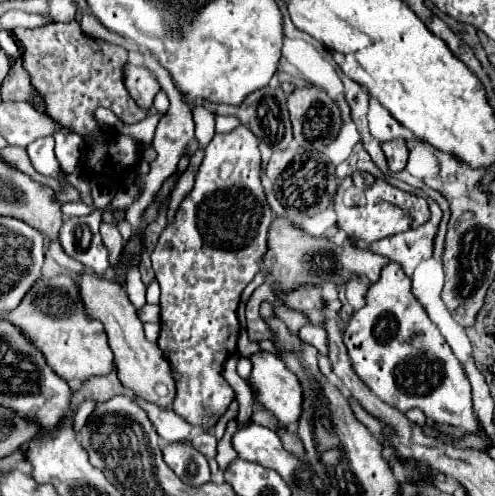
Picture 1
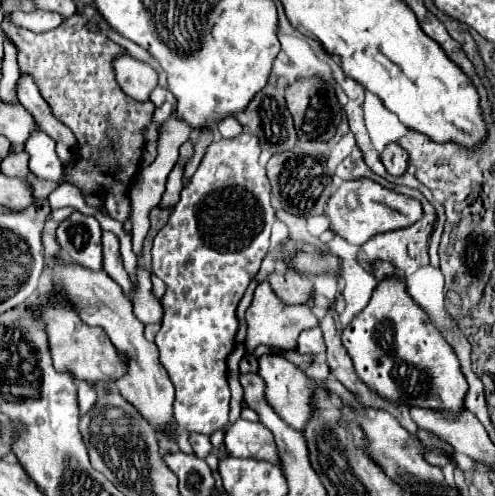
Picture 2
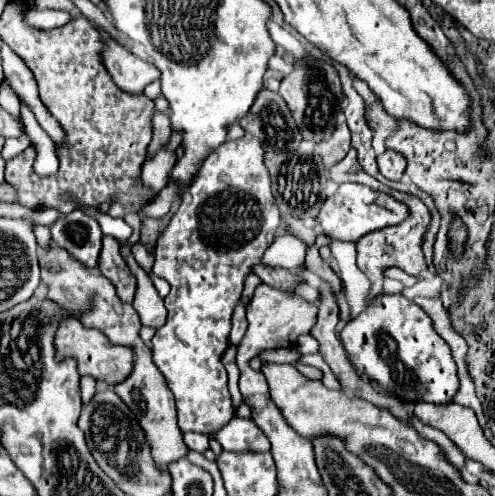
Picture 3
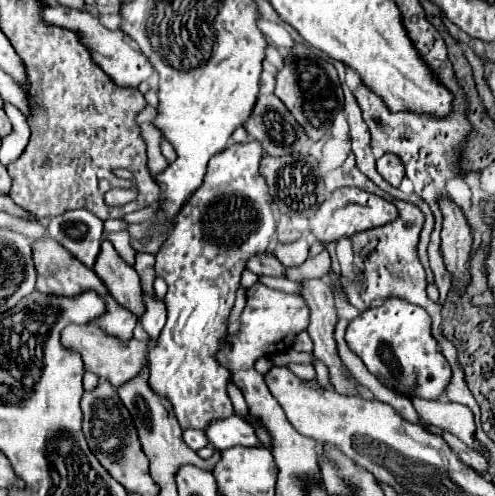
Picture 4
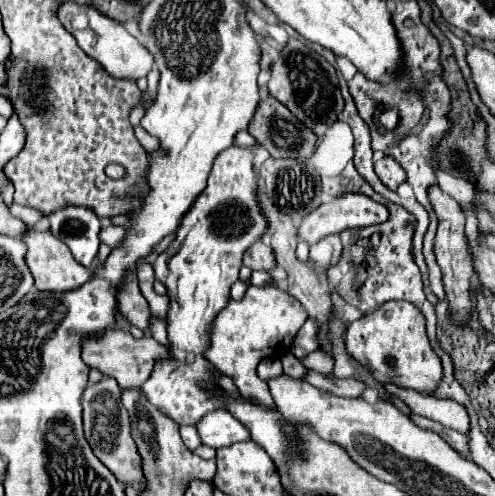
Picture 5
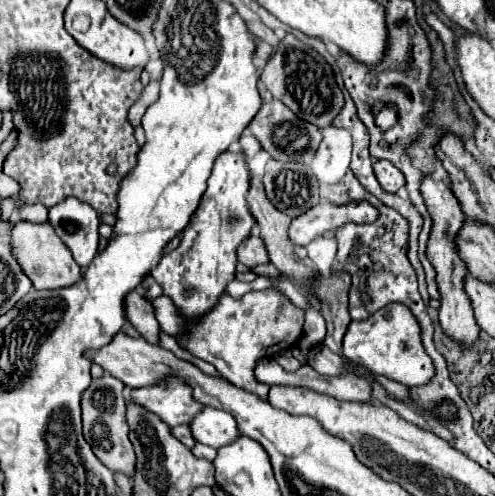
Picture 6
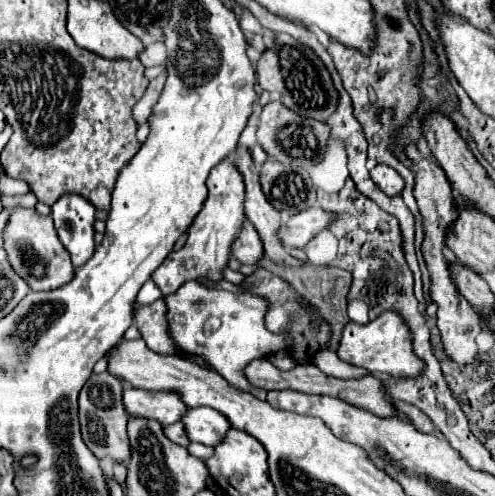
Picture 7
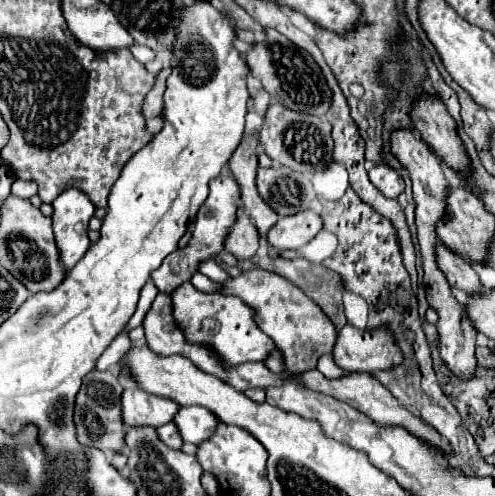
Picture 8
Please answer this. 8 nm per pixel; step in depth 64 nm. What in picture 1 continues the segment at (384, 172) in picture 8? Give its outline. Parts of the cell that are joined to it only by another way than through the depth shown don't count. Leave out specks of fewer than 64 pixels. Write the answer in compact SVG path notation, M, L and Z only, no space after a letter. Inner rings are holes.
M402 138L384 142L384 144L382 144L382 150L384 150L384 154L386 154L386 160L388 160L390 170L394 170L394 172L404 170L406 160L408 160L408 148L406 148L406 142L404 142Z

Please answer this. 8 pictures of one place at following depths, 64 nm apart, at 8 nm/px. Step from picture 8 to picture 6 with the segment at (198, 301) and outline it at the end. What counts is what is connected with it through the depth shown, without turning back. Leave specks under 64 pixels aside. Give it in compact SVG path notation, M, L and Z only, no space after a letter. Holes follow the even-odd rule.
M274 288L248 292L242 298L234 300L224 294L224 300L192 328L194 336L184 336L184 344L196 358L202 358L216 366L216 370L232 382L236 388L258 394L262 400L268 398L268 384L262 384L254 376L254 368L262 356L268 356L270 350L290 348L302 334L304 310L294 306L290 298ZM160 296L160 298L152 298L150 304L156 310L156 320L160 322L160 328L164 332L168 332L170 336L178 338L178 334L180 334L180 316L176 316L176 306L172 304L172 300L168 296Z

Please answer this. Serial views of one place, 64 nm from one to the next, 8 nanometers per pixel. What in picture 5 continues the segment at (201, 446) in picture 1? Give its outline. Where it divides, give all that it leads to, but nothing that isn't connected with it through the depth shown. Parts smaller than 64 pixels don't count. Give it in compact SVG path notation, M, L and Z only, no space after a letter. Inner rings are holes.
M180 426L180 436L182 436L184 444L186 444L190 450L196 450L196 448L202 444L202 440L200 440L200 436L198 436L198 430L196 430L194 426Z

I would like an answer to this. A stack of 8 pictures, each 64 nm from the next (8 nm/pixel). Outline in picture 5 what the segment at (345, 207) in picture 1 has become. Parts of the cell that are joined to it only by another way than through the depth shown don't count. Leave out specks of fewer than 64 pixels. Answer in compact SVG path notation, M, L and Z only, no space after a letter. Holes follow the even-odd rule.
M346 192L346 194L340 194L336 196L334 200L326 202L326 204L320 204L314 212L310 212L302 226L298 228L298 238L308 242L308 244L314 244L330 234L340 234L344 230L352 230L352 228L366 228L366 226L374 226L374 224L382 224L384 220L388 220L390 212L384 204L364 196L364 194L354 194L354 192Z

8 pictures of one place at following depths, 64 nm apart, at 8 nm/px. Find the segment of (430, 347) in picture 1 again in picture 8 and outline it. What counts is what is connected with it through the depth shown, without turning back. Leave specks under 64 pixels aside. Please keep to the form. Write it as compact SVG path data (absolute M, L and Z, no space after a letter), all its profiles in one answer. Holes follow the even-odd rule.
M346 324L338 332L332 354L334 354L336 364L348 372L378 372L378 370L390 370L394 366L404 364L404 354L400 352L396 336L392 334L392 330L388 326L374 328L374 330L356 330L354 326Z

